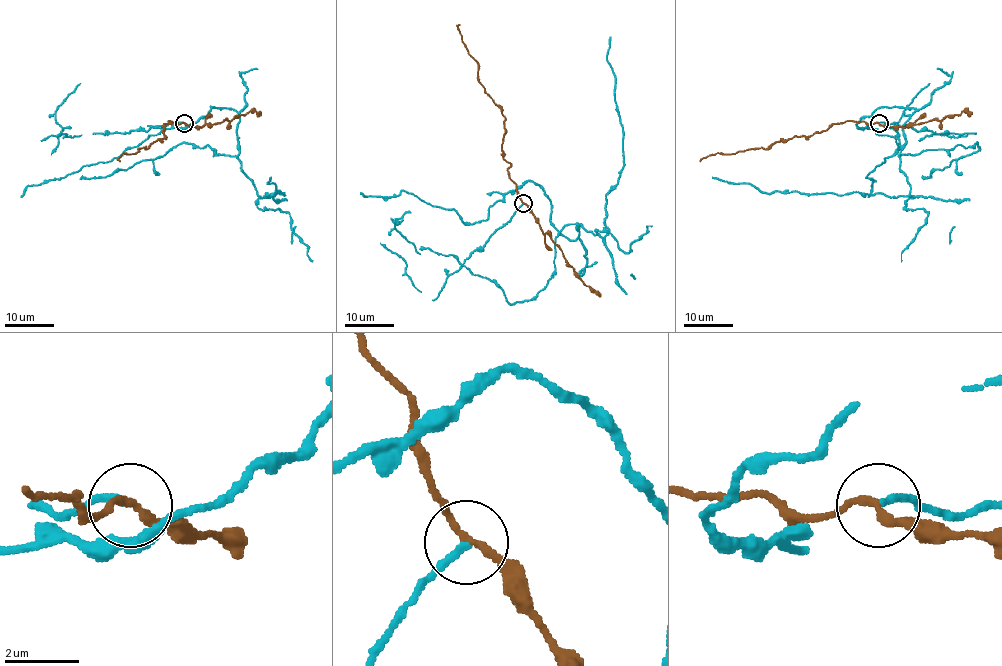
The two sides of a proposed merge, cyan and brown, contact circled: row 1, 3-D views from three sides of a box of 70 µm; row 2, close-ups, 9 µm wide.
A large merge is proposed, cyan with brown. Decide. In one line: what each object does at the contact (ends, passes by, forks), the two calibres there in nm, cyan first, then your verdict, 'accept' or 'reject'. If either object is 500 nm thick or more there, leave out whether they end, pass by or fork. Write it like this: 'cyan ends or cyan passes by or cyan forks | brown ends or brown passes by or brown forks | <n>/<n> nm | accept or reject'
cyan ends | brown passes by | 200/190 nm | reject

